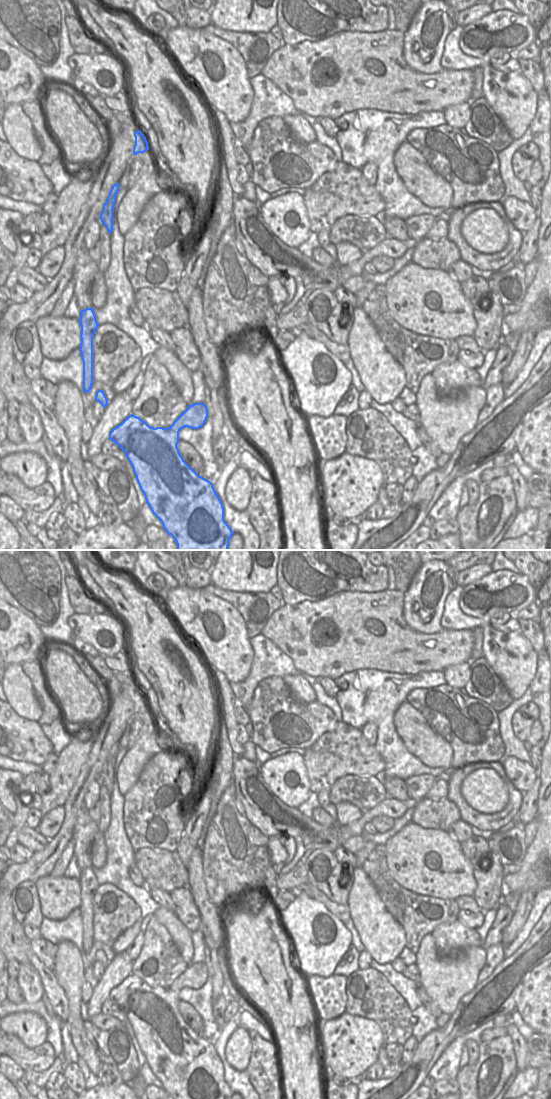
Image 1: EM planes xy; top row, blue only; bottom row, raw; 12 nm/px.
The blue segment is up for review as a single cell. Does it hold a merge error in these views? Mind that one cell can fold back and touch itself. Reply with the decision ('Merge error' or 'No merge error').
Merge error.

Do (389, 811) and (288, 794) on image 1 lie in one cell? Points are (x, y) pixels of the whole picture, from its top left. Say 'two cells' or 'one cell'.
two cells

